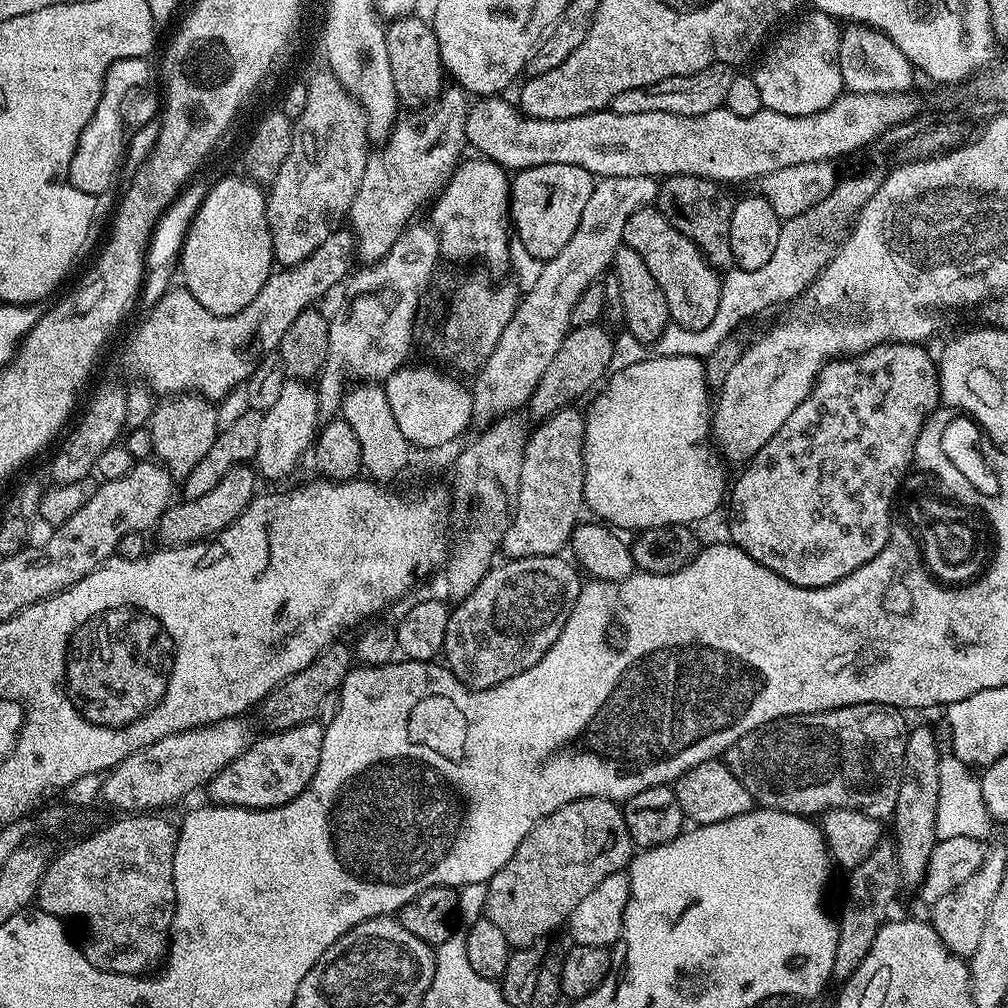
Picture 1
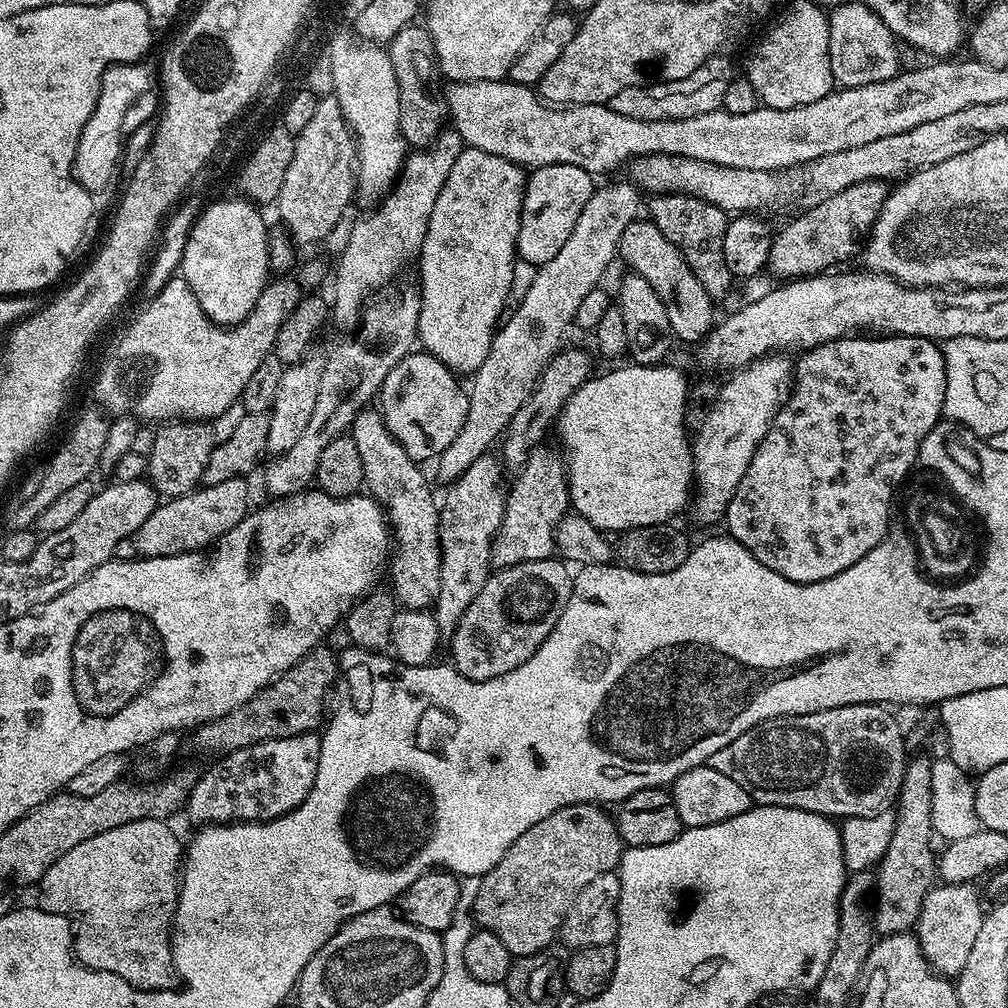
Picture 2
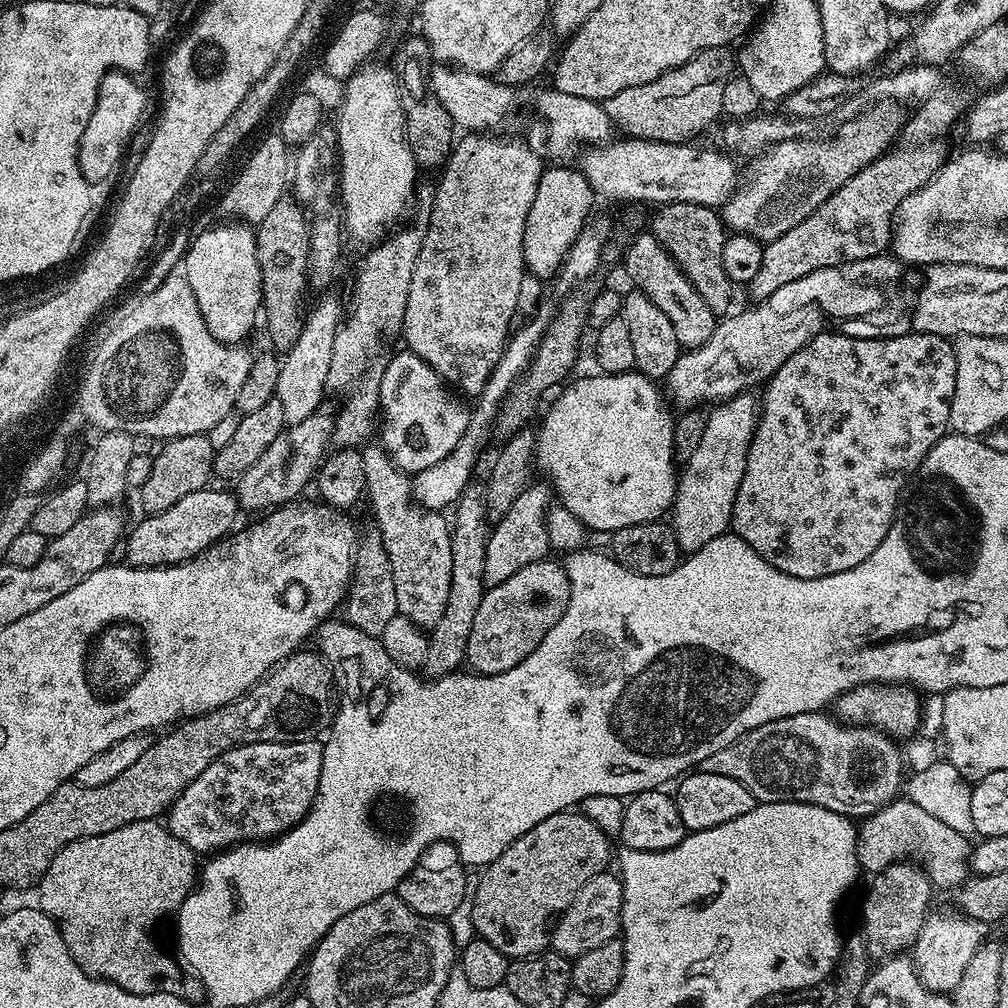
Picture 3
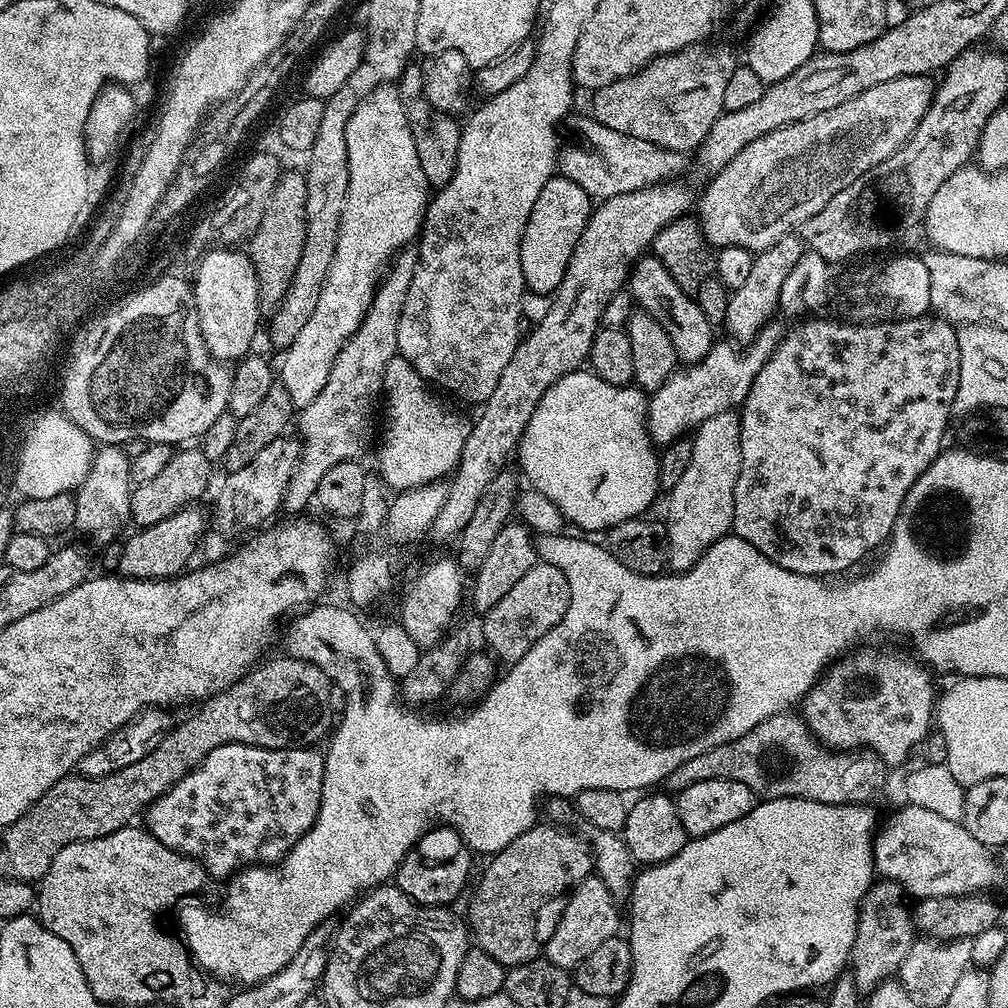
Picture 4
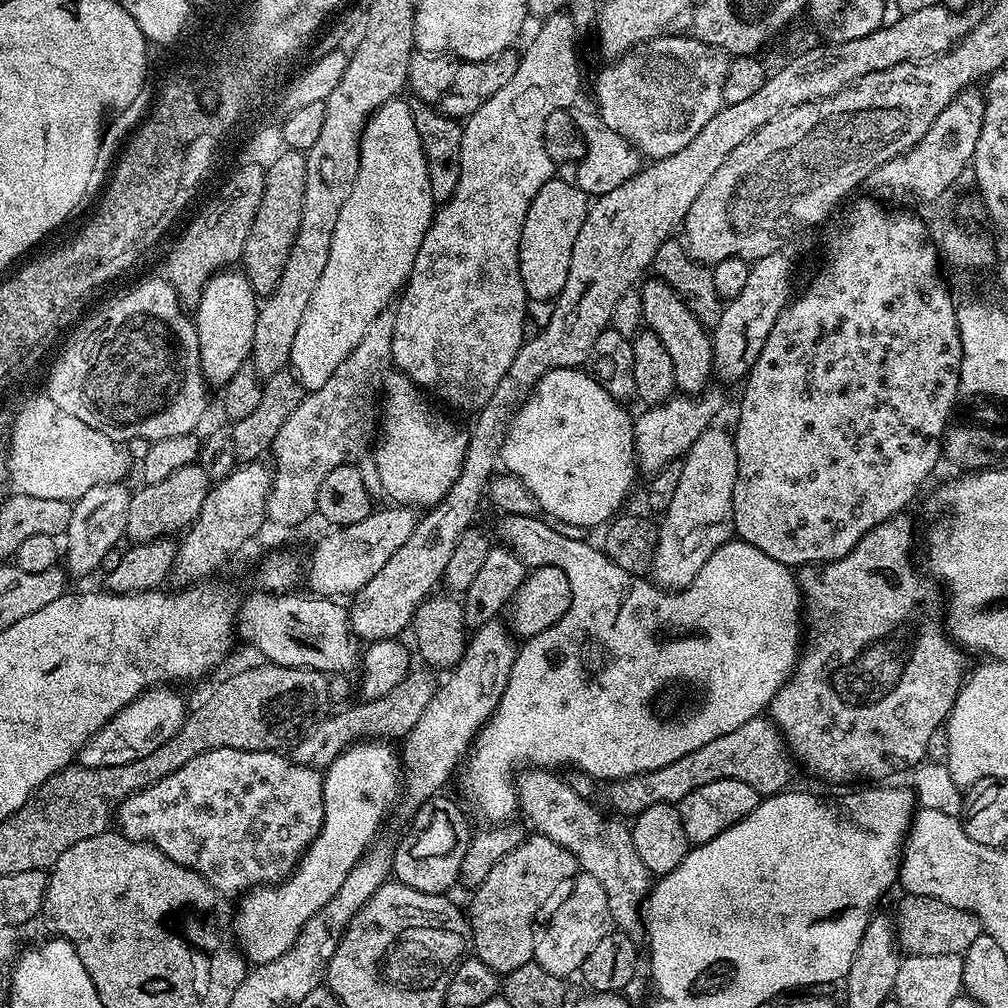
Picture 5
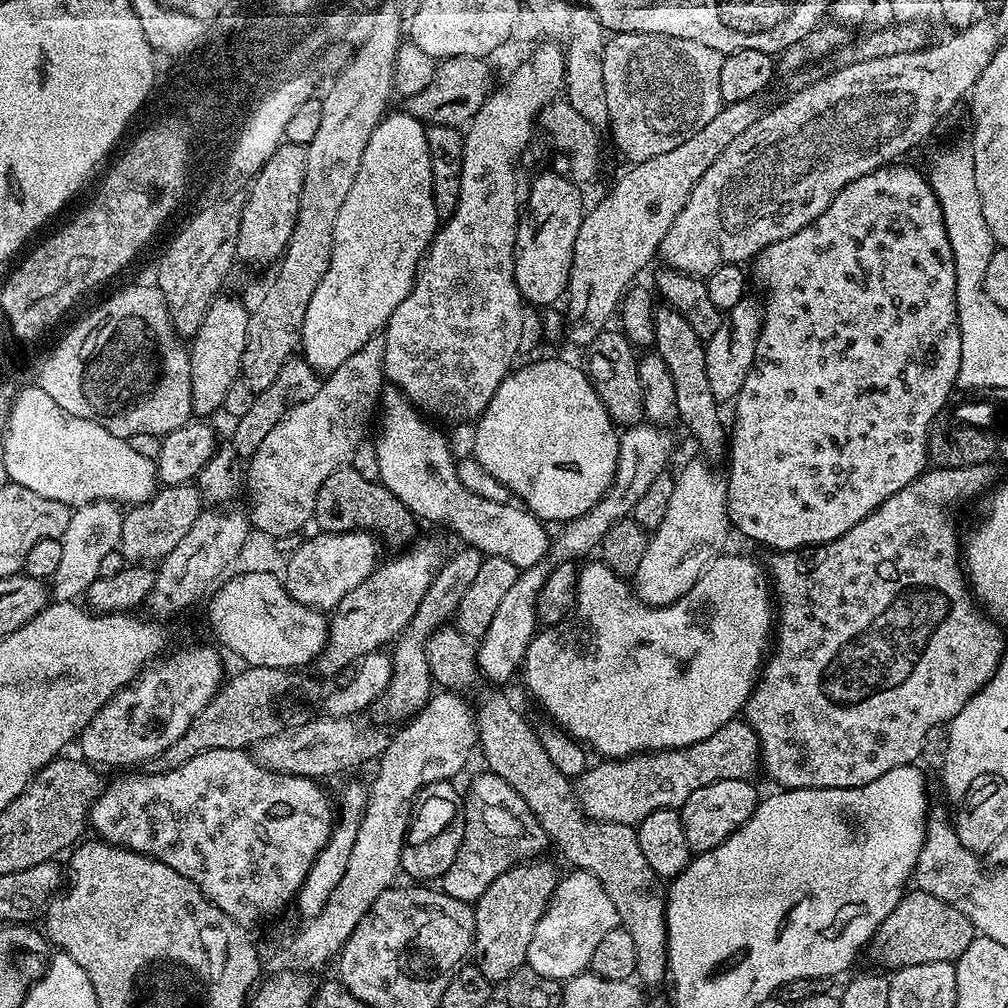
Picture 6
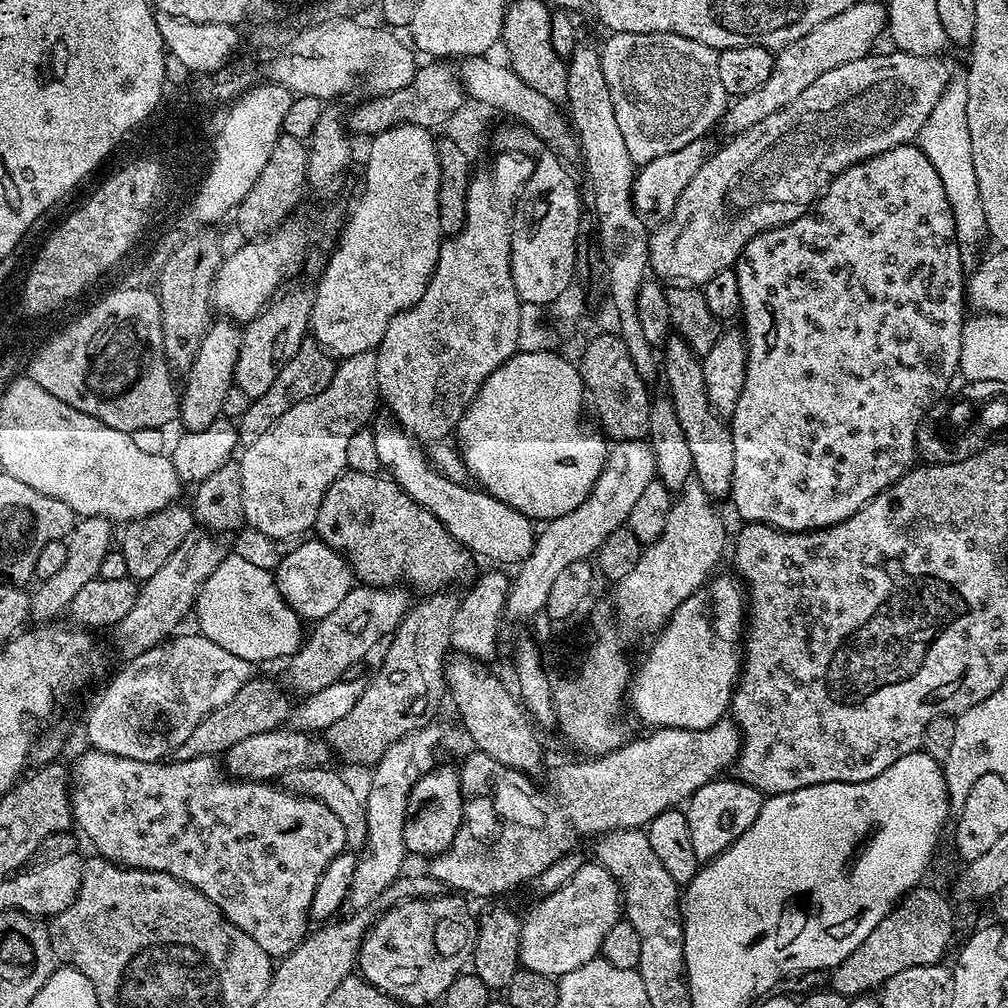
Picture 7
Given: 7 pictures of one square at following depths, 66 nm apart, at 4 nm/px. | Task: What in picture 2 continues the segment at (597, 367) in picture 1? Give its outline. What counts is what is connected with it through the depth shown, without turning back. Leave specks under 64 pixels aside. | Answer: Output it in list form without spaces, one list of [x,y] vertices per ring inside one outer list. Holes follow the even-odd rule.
[[[568,348],[556,353],[556,357],[544,368],[544,372],[538,378],[536,388],[528,395],[528,400],[518,406],[518,414],[510,418],[508,427],[502,437],[504,452],[502,451],[502,463],[505,469],[519,470],[530,458],[533,450],[545,443],[544,435],[553,431],[554,425],[560,419],[560,412],[566,406],[566,402],[593,375],[592,360],[580,348]]]

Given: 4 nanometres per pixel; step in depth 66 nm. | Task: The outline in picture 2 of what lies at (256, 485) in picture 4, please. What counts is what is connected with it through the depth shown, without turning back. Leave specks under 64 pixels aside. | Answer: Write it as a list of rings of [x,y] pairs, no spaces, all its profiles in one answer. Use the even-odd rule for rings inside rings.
[[[392,286],[387,289],[385,294],[379,295],[382,296],[379,298],[374,298],[368,303],[365,303],[359,317],[358,325],[360,324],[360,329],[357,330],[353,336],[348,336],[345,340],[340,340],[332,349],[328,352],[328,357],[323,357],[322,367],[320,369],[320,385],[318,386],[318,402],[314,402],[314,410],[310,414],[310,422],[306,422],[306,430],[302,430],[302,435],[299,436],[298,442],[294,442],[294,446],[290,446],[290,450],[279,453],[275,458],[269,459],[267,461],[266,467],[263,469],[264,472],[264,484],[266,487],[272,491],[271,495],[273,497],[279,498],[282,496],[293,496],[296,492],[305,491],[315,481],[316,471],[318,470],[318,458],[322,458],[322,450],[326,450],[326,446],[330,446],[330,442],[334,442],[334,438],[345,435],[351,429],[352,419],[365,407],[364,404],[368,399],[375,397],[379,393],[382,382],[386,382],[386,374],[390,374],[390,370],[394,370],[394,366],[398,362],[402,362],[402,358],[406,358],[409,354],[414,351],[418,344],[418,314],[420,313],[420,294],[415,287],[412,288],[396,288],[397,286]]]

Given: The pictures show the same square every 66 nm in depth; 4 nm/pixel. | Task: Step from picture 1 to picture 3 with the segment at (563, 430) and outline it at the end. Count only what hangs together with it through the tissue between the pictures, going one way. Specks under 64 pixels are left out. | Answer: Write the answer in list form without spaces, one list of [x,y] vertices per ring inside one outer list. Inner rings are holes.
[[[533,482],[526,490],[522,490],[522,494],[518,494],[518,498],[514,498],[514,506],[506,510],[504,517],[491,525],[484,559],[485,585],[506,582],[506,578],[510,578],[510,574],[518,574],[522,566],[538,562],[549,555],[546,518],[553,503],[553,489],[547,483]]]

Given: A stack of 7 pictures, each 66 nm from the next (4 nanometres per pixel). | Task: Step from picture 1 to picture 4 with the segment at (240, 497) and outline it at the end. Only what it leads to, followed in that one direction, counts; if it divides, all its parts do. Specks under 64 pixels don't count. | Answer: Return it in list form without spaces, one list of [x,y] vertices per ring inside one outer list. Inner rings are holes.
[[[189,506],[162,522],[154,522],[154,526],[137,527],[136,533],[122,543],[119,575],[125,580],[171,580],[173,576],[181,575],[193,563],[192,555],[204,536],[207,524],[210,524],[209,517],[208,520],[204,517],[200,506]]]

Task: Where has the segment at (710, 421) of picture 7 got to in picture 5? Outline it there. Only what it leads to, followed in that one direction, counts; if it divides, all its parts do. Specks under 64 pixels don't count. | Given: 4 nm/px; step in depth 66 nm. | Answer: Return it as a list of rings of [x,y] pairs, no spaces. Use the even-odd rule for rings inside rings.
[[[645,279],[638,288],[642,298],[644,323],[651,332],[658,334],[658,338],[662,338],[662,346],[666,346],[666,351],[670,353],[670,362],[674,362],[674,378],[676,379],[677,389],[684,394],[699,394],[709,387],[710,381],[708,379],[713,379],[714,376],[712,338],[709,329],[704,328],[702,322],[698,322],[698,318],[694,318],[694,314],[690,314],[690,306],[686,306],[683,298],[674,294],[674,290],[670,290],[670,286],[665,280],[648,279]]]

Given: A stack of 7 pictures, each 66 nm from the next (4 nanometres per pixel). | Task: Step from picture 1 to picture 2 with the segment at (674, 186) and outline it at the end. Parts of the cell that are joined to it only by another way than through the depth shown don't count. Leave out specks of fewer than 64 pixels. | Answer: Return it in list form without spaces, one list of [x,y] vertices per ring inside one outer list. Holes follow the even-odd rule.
[[[662,192],[651,197],[647,201],[646,212],[650,217],[652,224],[678,246],[682,258],[694,270],[694,276],[698,282],[706,289],[706,294],[714,302],[720,302],[720,299],[731,290],[734,284],[734,278],[730,274],[730,266],[726,266],[726,257],[722,247],[722,238],[726,238],[726,226],[730,219],[729,213],[723,212],[718,206],[706,202],[697,196],[687,196],[677,192]]]

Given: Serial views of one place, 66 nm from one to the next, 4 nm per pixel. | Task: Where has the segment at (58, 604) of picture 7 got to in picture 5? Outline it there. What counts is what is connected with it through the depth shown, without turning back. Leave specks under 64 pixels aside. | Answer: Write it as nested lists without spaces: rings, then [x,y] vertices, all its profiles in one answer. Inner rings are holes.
[[[123,483],[96,484],[92,490],[86,490],[82,498],[78,498],[72,504],[70,514],[70,526],[66,533],[66,539],[62,544],[62,556],[69,573],[76,576],[88,576],[97,571],[105,557],[105,553],[117,547],[125,539],[126,514],[130,511],[130,498],[132,492],[124,489]]]

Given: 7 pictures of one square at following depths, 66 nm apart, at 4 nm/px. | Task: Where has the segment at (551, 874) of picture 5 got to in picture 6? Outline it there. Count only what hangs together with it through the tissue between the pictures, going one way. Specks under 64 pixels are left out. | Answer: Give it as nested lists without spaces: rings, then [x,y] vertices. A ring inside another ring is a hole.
[[[545,858],[525,860],[510,870],[498,874],[488,889],[474,902],[476,913],[476,939],[472,942],[471,955],[474,963],[486,978],[503,982],[514,970],[528,963],[530,938],[534,938],[534,926],[548,908],[548,901],[556,890],[556,868]],[[476,956],[476,957],[475,957]]]

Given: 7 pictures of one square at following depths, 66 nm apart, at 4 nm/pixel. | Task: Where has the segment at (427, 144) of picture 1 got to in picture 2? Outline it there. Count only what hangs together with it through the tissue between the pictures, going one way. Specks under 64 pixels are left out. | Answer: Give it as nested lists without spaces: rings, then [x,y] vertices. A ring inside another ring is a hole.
[[[445,130],[432,147],[409,151],[404,157],[404,166],[396,177],[396,183],[373,207],[377,208],[353,222],[348,241],[344,244],[344,253],[336,264],[334,316],[342,323],[348,324],[351,320],[353,323],[365,303],[373,299],[372,288],[387,289],[395,281],[392,279],[411,260],[413,263],[419,257],[434,202],[438,202],[438,194],[442,194],[442,186],[446,186],[446,178],[450,178],[450,170],[461,150],[460,135],[454,130]]]

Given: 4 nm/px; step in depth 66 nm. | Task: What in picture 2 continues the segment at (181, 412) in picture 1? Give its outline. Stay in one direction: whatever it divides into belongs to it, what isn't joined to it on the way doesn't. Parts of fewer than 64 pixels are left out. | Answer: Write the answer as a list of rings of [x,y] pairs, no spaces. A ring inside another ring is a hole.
[[[175,419],[161,428],[156,432],[153,449],[146,457],[147,479],[161,497],[184,496],[203,481],[206,462],[210,462],[210,454],[217,445],[212,436],[212,425],[199,420]]]

